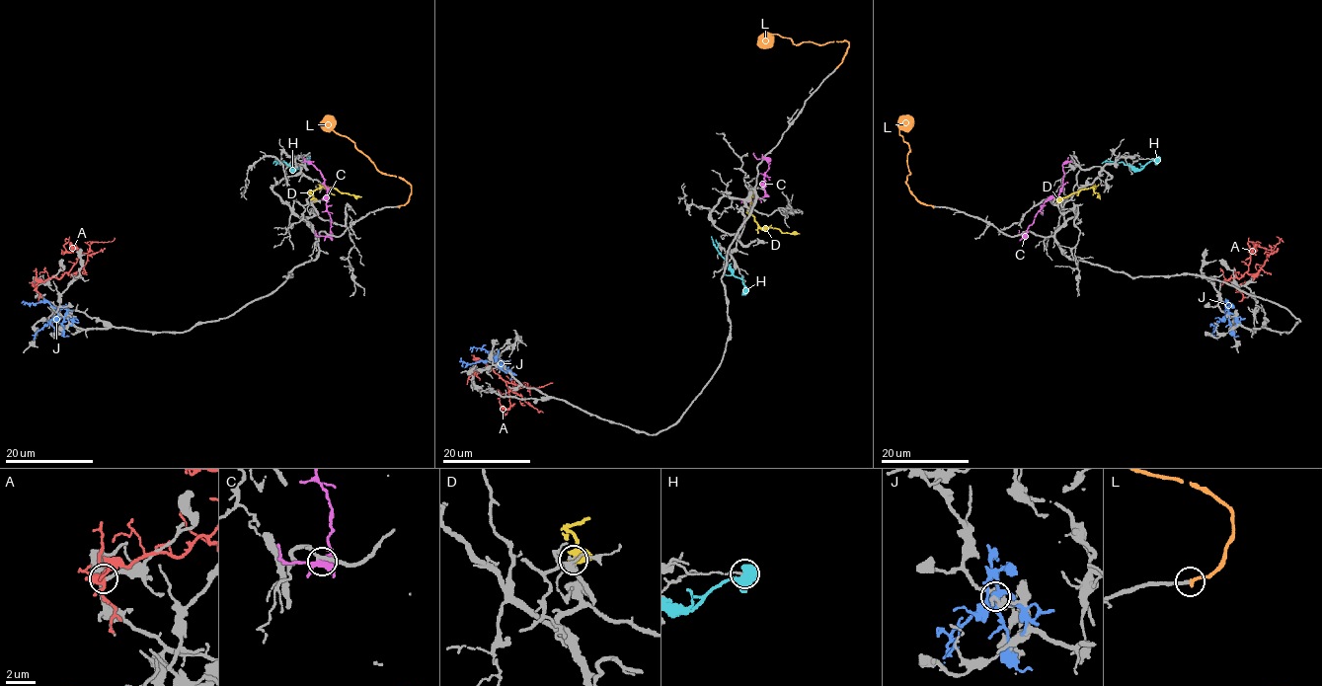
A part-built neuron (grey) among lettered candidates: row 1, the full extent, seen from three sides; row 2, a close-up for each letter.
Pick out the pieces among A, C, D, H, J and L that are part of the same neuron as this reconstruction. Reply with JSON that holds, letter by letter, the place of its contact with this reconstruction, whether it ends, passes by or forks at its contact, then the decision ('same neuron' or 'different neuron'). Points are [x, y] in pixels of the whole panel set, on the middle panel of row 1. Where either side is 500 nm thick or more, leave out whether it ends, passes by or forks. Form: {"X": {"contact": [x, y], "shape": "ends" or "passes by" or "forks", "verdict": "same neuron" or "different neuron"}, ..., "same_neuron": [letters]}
{"A": {"contact": [474, 373], "shape": "forks", "verdict": "different neuron"}, "C": {"contact": [766, 159], "shape": "forks", "verdict": "different neuron"}, "D": {"contact": [749, 192], "shape": "forks", "verdict": "different neuron"}, "H": {"contact": [743, 291], "verdict": "different neuron"}, "J": {"contact": [504, 362], "shape": "forks", "verdict": "different neuron"}, "L": {"contact": [836, 67], "shape": "ends", "verdict": "same neuron"}, "same_neuron": ["L"]}

